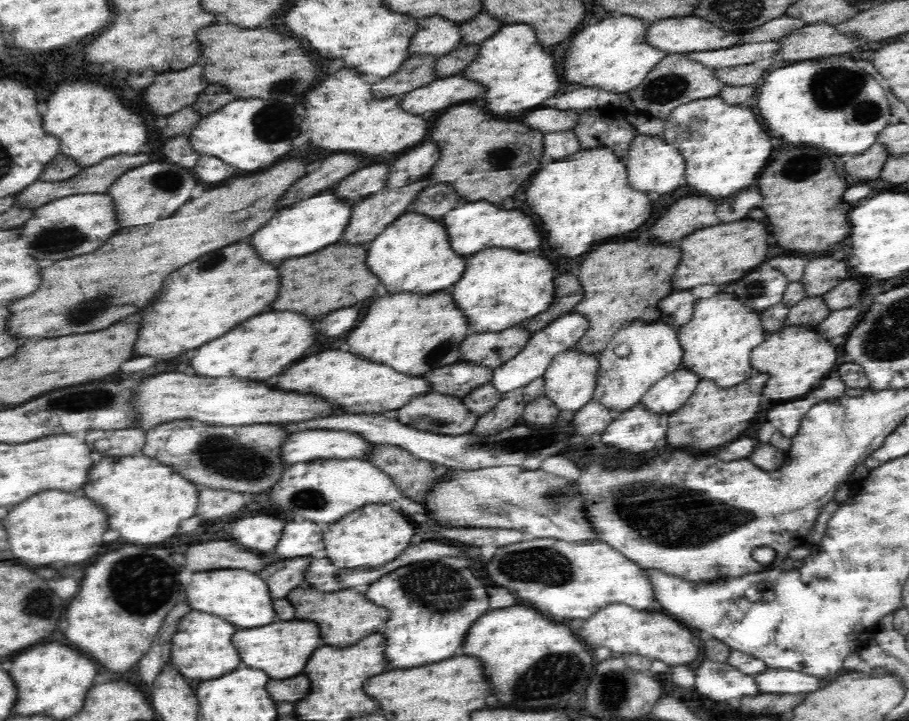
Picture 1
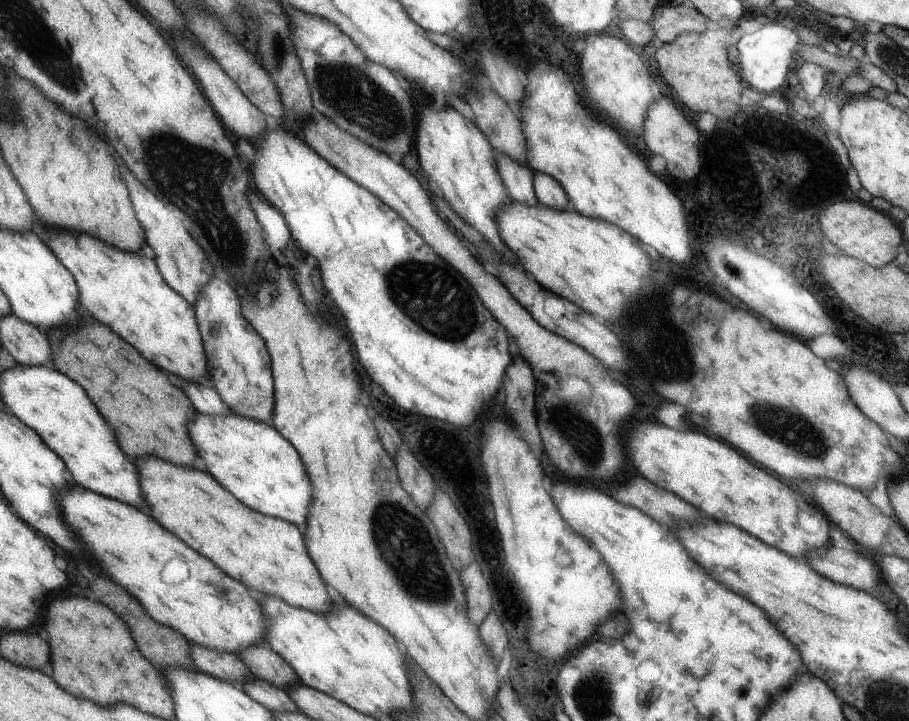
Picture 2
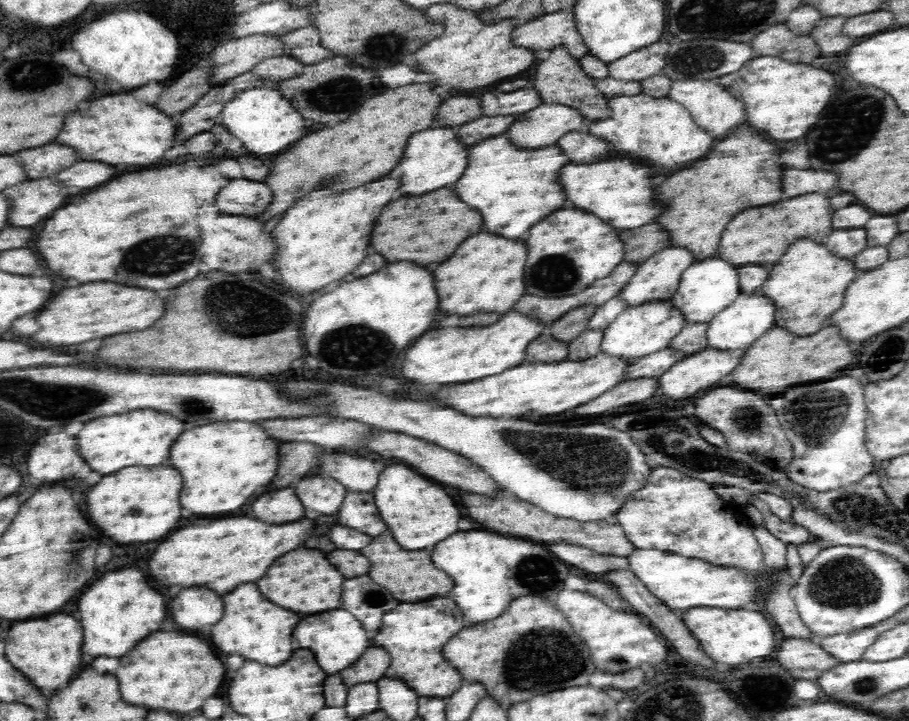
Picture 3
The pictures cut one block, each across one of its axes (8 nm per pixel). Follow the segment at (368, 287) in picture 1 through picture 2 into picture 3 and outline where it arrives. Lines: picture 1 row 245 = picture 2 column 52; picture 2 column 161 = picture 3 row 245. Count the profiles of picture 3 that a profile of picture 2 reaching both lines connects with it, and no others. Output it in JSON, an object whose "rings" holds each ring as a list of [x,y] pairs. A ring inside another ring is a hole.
{"rings":[[[442,188],[438,192],[418,196],[418,200],[394,200],[390,206],[386,206],[378,220],[378,228],[372,230],[372,248],[388,262],[410,260],[418,266],[426,266],[430,262],[446,260],[446,256],[450,256],[450,252],[454,252],[454,248],[458,248],[458,244],[466,240],[466,236],[478,234],[478,228],[482,228],[482,224],[478,224],[478,216],[474,216],[470,208],[462,208],[462,204],[458,204],[458,200],[450,196],[450,188]],[[406,238],[412,238],[414,244],[396,244],[396,240],[404,242]]]}

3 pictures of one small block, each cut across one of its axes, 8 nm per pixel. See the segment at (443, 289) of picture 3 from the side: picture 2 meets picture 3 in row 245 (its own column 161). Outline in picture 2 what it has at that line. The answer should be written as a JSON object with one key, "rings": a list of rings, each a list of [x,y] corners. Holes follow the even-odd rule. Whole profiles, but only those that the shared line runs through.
{"rings":[[[148,458],[140,466],[142,474],[142,488],[146,490],[146,500],[150,502],[150,516],[158,518],[166,530],[174,530],[178,538],[186,538],[194,550],[202,550],[206,558],[212,562],[218,562],[226,574],[234,574],[238,582],[246,582],[252,590],[260,594],[274,594],[276,598],[286,598],[286,602],[292,606],[302,606],[306,610],[318,610],[318,614],[328,614],[334,608],[334,600],[328,594],[326,584],[322,582],[312,558],[306,552],[304,536],[300,530],[284,520],[270,518],[264,514],[258,514],[238,502],[230,492],[226,492],[210,474],[182,468],[170,462],[162,462],[160,458]]]}

